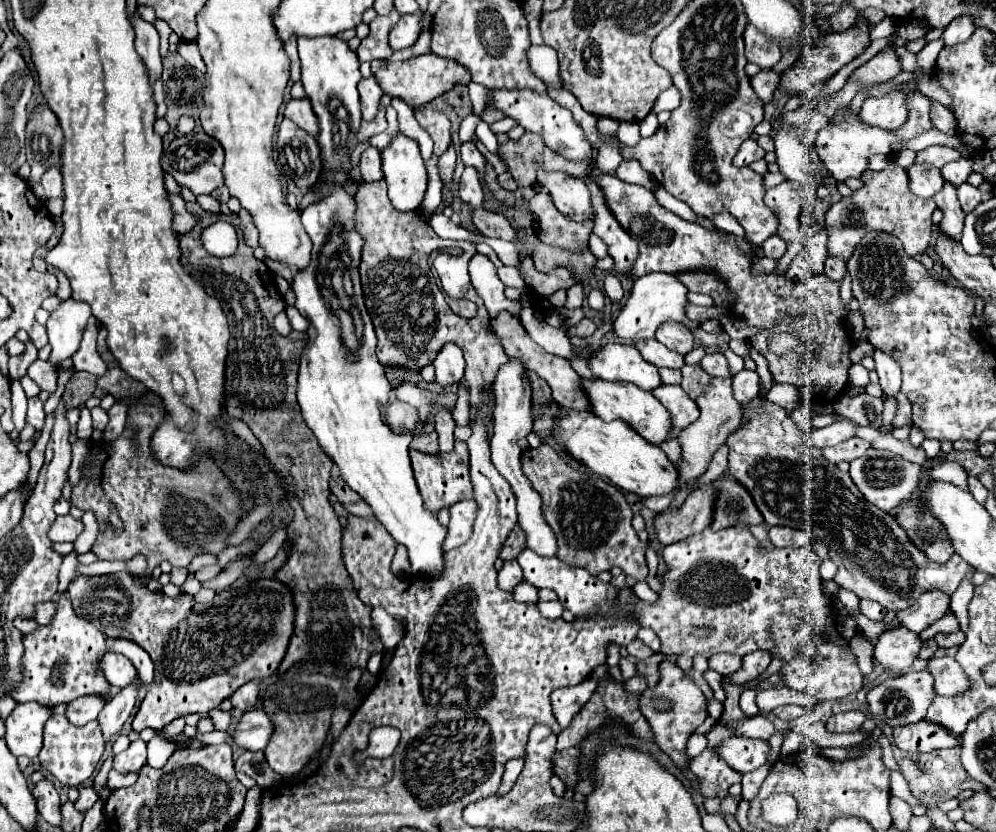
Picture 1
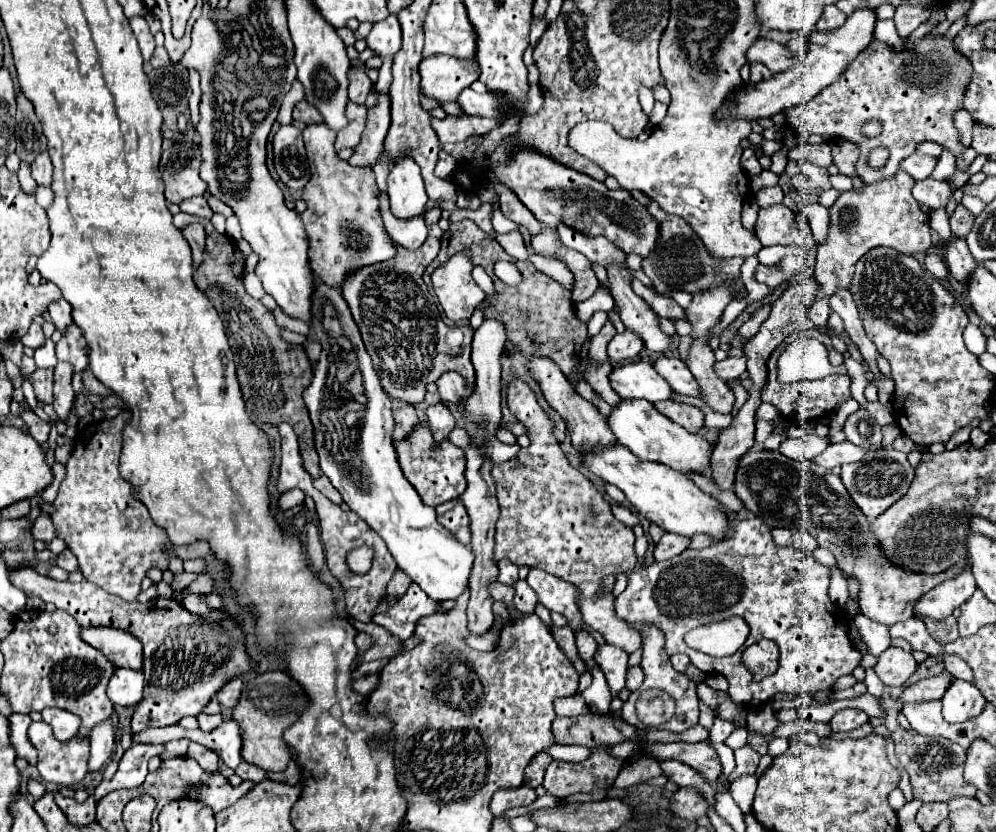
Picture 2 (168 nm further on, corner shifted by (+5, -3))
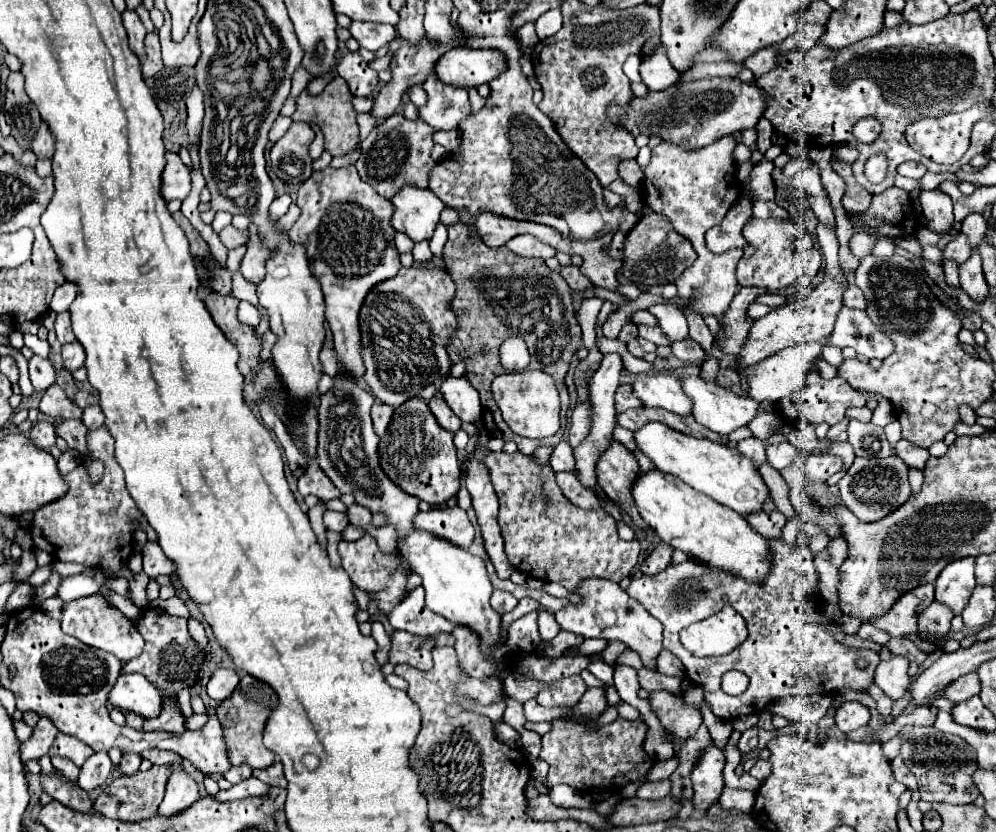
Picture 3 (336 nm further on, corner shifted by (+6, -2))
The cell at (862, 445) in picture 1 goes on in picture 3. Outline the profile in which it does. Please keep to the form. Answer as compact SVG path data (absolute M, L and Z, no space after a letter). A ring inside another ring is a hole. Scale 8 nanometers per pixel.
M812 454L806 460L804 468L808 480L814 484L824 484L838 470L842 470L842 460L838 456L818 456L818 454Z

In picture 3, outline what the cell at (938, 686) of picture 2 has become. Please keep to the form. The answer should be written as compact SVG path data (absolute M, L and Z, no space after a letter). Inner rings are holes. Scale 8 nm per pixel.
M970 672L970 674L964 674L962 678L958 678L956 682L952 682L952 686L948 686L948 690L944 692L944 698L958 704L976 694L980 694L980 678L976 672Z

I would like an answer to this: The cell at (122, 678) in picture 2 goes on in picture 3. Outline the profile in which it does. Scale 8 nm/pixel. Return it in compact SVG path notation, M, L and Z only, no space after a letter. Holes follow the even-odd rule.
M140 674L118 676L108 698L114 706L134 712L142 718L156 718L162 710L162 696L152 682Z

